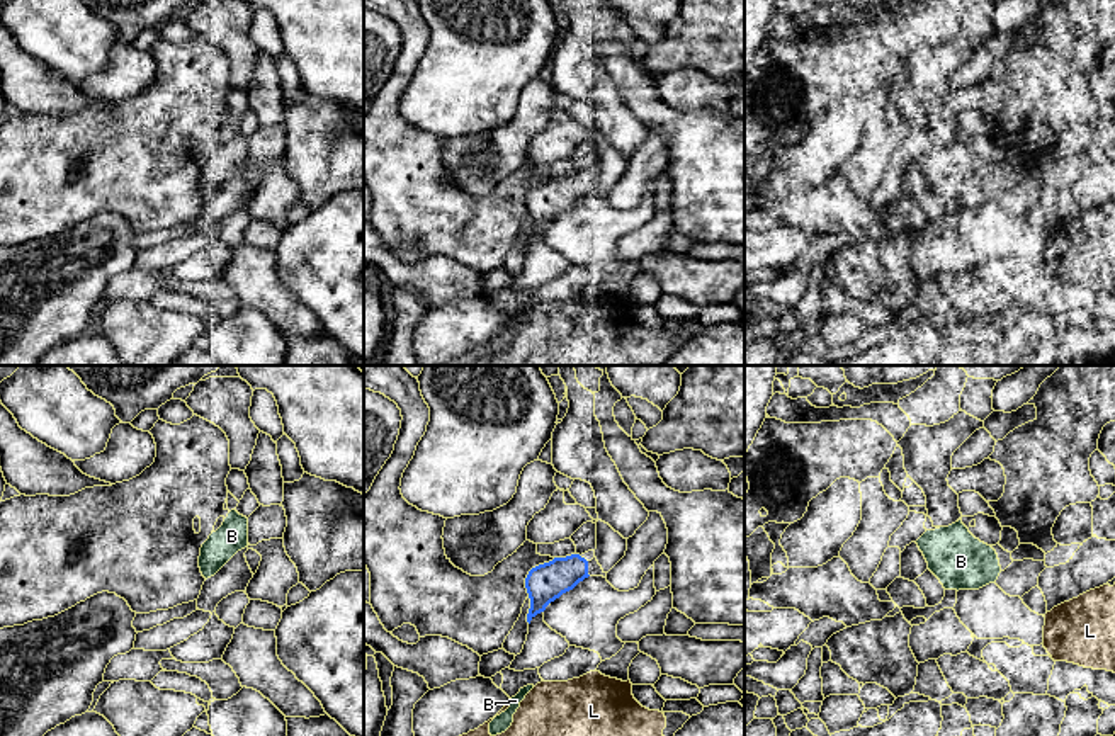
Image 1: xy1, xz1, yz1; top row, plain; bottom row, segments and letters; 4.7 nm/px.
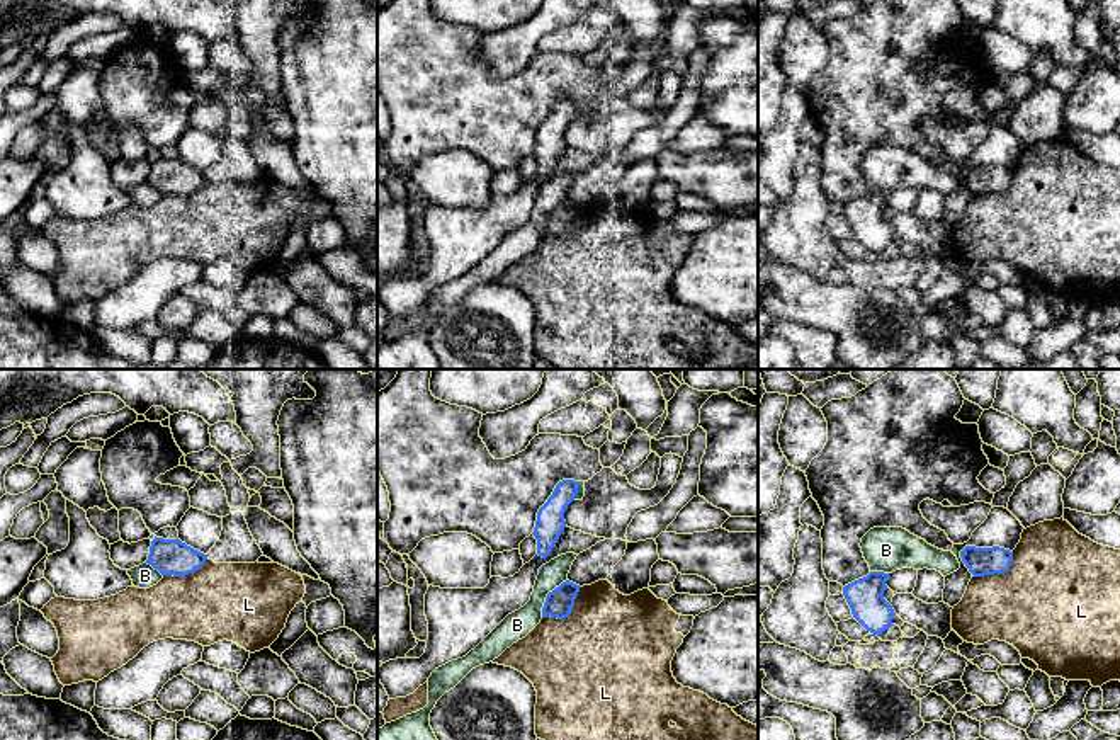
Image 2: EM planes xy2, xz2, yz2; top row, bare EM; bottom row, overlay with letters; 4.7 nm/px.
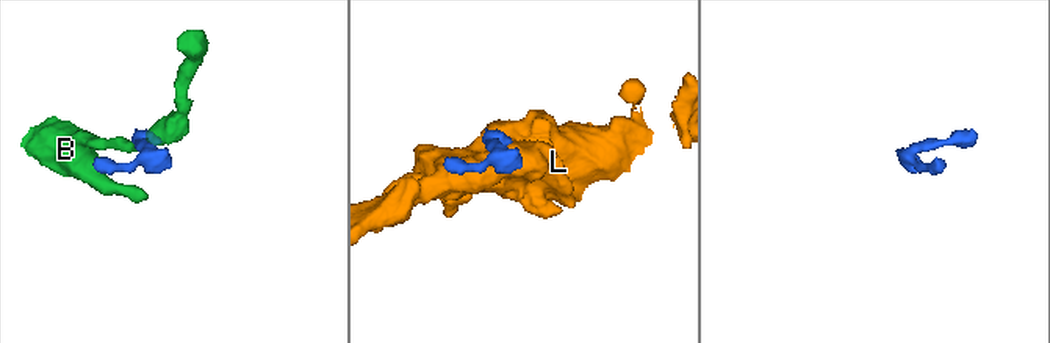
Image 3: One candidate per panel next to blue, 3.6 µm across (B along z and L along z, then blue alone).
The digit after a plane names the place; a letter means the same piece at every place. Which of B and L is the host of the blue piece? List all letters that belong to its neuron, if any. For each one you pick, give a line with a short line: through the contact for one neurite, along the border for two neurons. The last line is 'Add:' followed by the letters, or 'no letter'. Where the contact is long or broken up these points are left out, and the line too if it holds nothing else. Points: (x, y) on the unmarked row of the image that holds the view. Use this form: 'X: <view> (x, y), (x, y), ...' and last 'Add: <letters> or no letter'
Add: no letter

